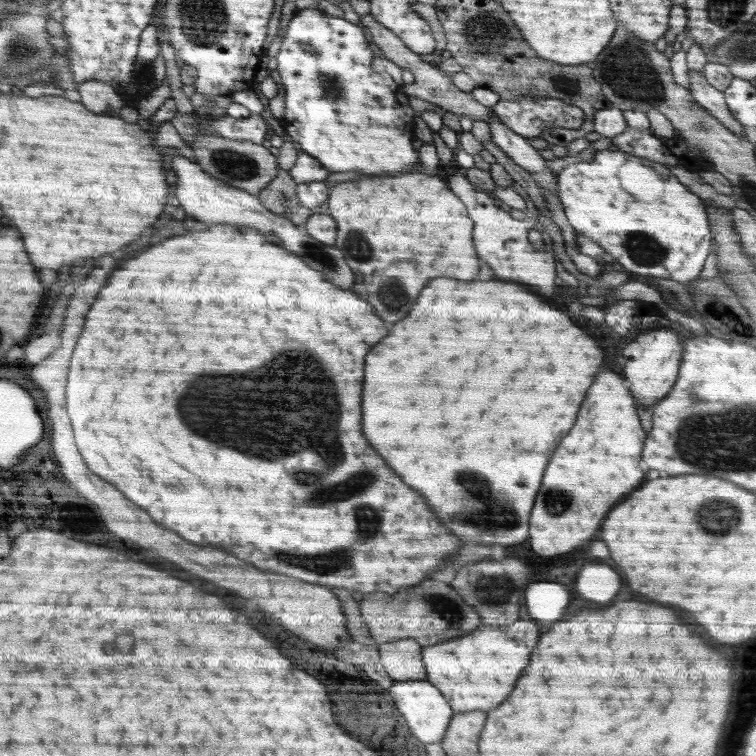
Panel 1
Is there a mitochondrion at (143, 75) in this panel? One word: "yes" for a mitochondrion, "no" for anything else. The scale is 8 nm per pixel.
no

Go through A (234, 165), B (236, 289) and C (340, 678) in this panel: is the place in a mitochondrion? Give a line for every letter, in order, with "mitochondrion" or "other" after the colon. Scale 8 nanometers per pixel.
A: mitochondrion
B: other
C: other

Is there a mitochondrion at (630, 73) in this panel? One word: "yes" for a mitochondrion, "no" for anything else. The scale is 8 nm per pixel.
yes

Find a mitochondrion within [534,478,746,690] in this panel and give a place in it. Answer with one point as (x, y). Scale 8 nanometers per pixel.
(555, 504)

